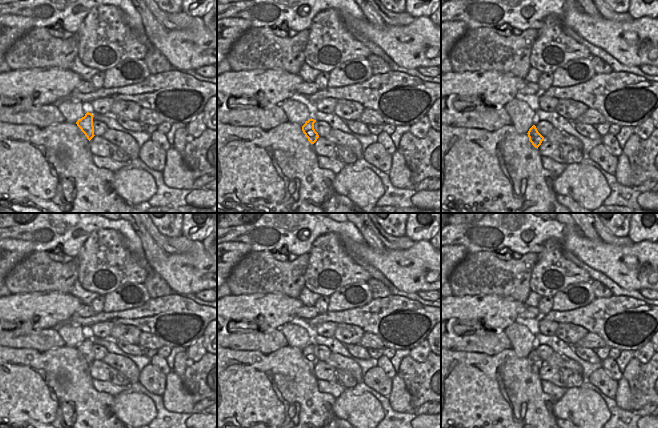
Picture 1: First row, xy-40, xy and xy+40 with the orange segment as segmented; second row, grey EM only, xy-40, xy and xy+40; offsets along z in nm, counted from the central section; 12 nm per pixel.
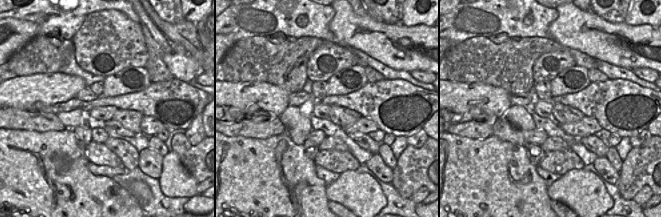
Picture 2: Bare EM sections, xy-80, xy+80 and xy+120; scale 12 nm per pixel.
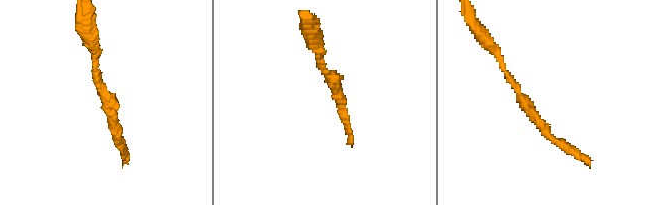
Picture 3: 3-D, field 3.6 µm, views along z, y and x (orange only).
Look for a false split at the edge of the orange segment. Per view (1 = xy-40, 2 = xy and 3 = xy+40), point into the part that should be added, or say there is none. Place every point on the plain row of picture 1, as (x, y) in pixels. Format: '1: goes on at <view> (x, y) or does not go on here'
1: does not go on here
2: does not go on here
3: does not go on here

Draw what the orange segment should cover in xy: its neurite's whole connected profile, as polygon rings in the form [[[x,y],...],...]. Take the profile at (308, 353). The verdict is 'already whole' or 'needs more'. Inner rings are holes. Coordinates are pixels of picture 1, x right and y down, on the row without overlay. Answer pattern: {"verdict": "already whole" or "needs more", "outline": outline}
{"verdict": "already whole", "outline": [[[311,342],[308,345],[306,345],[305,348],[302,350],[302,355],[305,358],[305,360],[308,362],[308,365],[311,368],[314,368],[319,362],[318,357],[314,353],[315,346],[316,344]]]}

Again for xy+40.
{"verdict": "already whole", "outline": [[[533,349],[529,355],[528,355],[528,361],[529,365],[532,367],[532,369],[538,373],[538,371],[541,369],[542,365],[544,364],[544,361],[538,356],[535,349]]]}

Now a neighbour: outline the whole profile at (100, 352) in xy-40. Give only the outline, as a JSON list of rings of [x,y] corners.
[[[93,344],[93,350],[95,360],[101,361],[108,354],[107,349],[101,345]]]

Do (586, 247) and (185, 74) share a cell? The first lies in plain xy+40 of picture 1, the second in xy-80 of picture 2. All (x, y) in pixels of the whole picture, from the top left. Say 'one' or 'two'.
one

